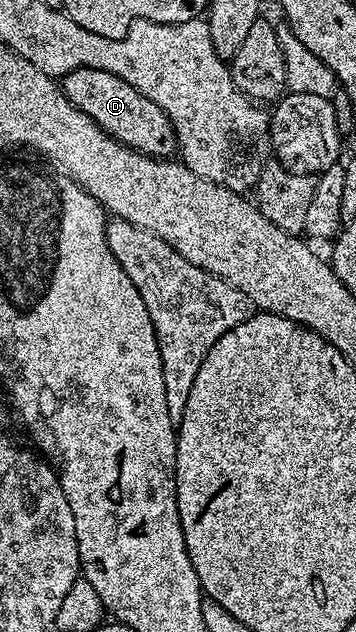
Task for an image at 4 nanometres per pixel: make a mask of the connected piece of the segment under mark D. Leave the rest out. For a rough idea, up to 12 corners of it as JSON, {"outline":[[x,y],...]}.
{"outline":[[78,67],[60,89],[102,131],[171,158],[162,107],[126,79]]}

